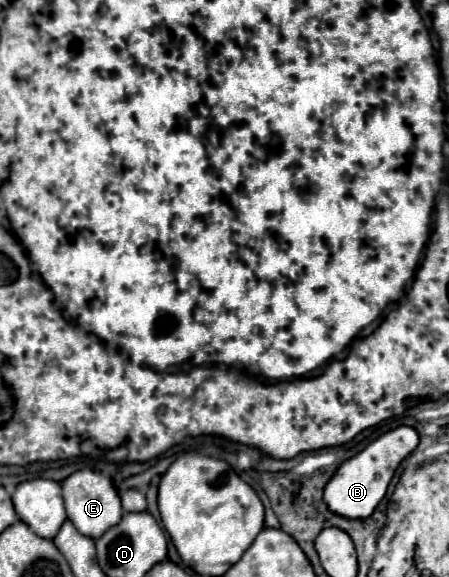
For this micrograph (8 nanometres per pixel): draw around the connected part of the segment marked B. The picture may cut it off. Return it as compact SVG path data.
M398 426L374 442L370 442L362 452L342 462L330 482L324 488L324 504L330 512L344 518L368 518L386 494L386 488L394 476L398 464L418 446L418 432L412 426Z

